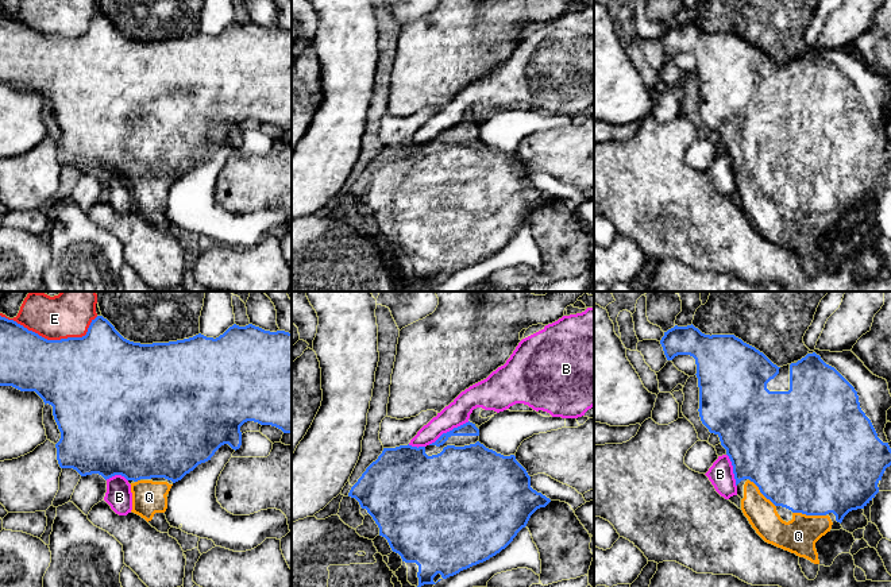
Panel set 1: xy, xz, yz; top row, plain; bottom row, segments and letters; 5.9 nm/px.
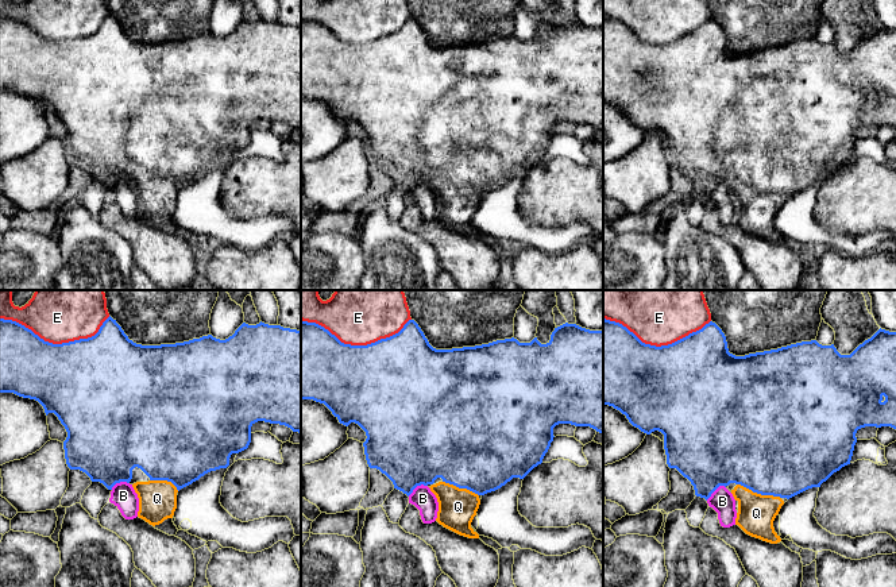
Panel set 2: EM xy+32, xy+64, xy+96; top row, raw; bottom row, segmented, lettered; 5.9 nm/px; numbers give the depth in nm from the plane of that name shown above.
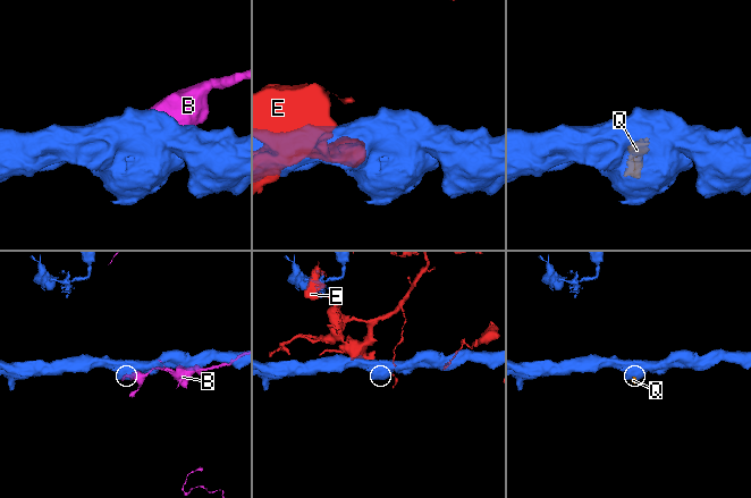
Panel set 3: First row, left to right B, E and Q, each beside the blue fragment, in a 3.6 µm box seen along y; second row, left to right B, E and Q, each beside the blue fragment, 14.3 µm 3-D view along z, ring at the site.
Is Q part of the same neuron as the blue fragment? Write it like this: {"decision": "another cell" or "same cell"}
{"decision": "same cell"}

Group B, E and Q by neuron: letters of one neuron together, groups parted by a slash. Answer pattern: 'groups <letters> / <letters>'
groups B / E / Q

